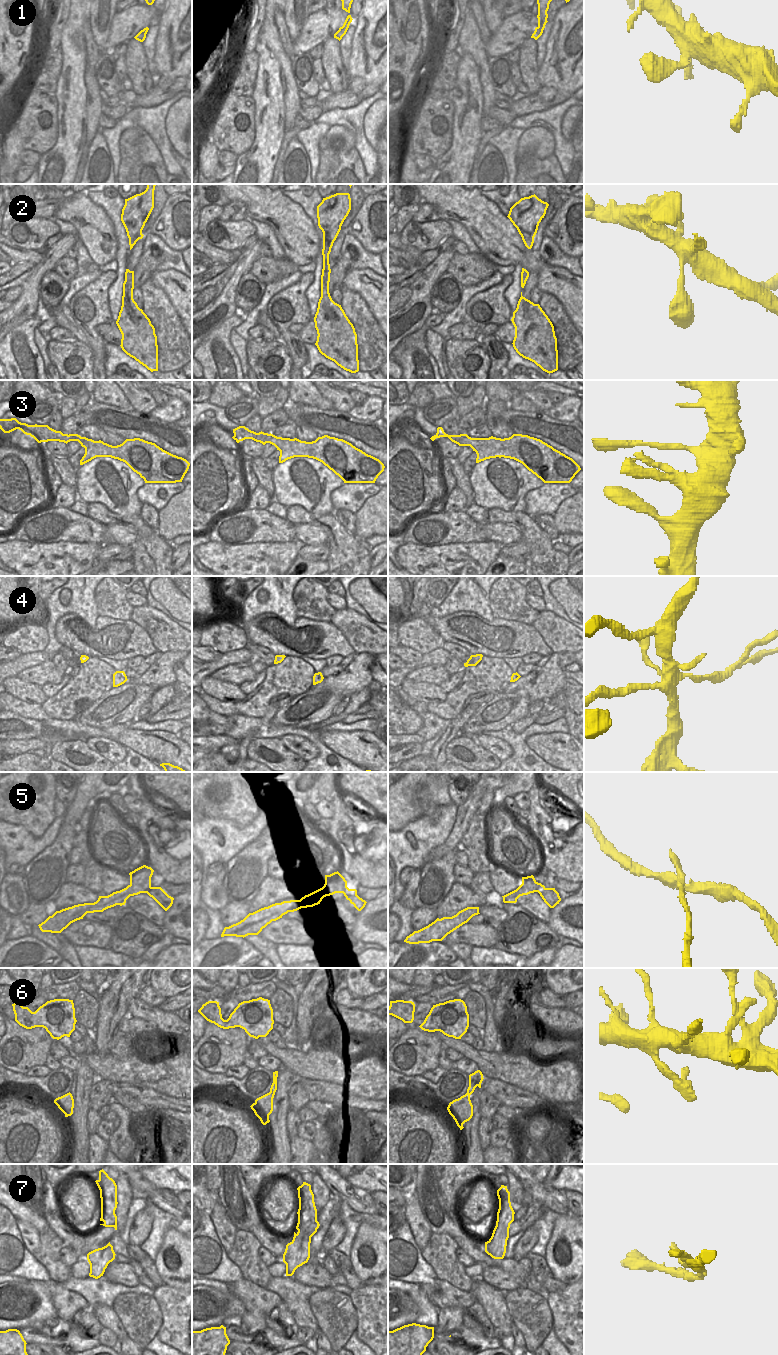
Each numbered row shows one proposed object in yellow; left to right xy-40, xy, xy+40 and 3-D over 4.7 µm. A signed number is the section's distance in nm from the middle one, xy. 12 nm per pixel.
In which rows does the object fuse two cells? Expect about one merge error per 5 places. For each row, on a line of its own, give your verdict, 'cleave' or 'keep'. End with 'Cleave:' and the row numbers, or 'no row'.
1: keep
2: keep
3: keep
4: keep
5: cleave
6: keep
7: cleave
Cleave: 5, 7

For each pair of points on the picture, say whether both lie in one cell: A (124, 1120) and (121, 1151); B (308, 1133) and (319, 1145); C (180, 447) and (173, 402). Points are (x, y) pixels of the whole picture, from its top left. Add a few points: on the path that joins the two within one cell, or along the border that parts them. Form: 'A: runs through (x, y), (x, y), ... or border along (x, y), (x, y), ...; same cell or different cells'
A: runs through (124, 1128), (122, 1143); same cell
B: border along (315, 1120), (315, 1134), (311, 1139); different cells
C: border along (152, 415), (164, 421), (175, 422); different cells

